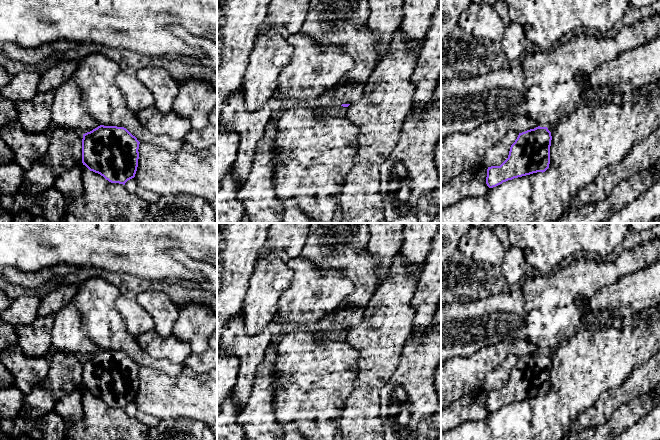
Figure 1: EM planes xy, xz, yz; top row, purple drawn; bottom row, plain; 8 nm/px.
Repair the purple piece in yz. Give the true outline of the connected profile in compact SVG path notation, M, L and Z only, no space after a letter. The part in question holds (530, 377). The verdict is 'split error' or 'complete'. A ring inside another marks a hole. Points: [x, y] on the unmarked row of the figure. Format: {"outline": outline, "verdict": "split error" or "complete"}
{"outline": "M538 350L519 357L508 382L500 390L488 391L487 410L493 412L514 402L545 396L550 388L551 364L547 351Z", "verdict": "complete"}

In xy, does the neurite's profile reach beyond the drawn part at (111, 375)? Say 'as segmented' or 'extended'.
as segmented

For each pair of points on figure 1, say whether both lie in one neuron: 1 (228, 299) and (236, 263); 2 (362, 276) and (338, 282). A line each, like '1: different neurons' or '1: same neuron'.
1: same neuron
2: different neurons

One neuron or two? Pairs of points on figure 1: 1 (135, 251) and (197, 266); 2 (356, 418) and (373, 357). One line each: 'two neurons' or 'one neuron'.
1: two neurons
2: one neuron

